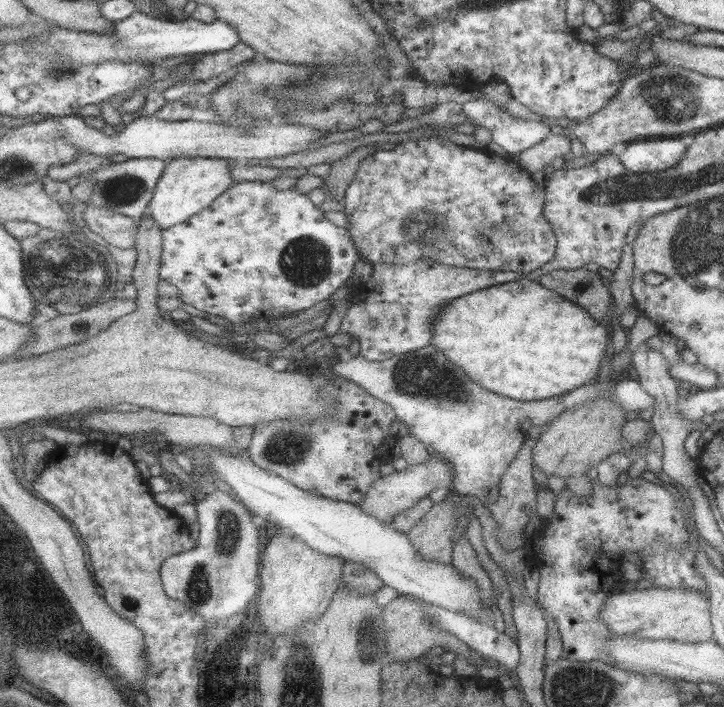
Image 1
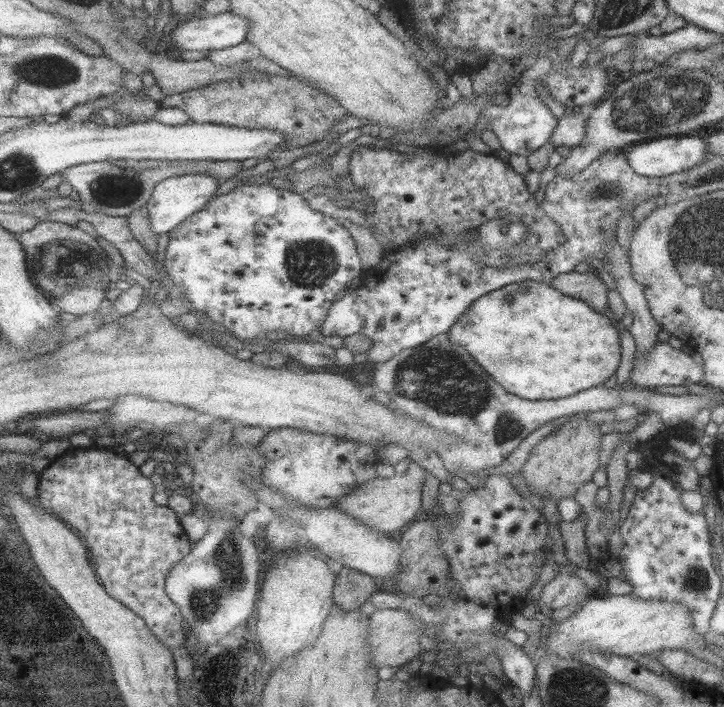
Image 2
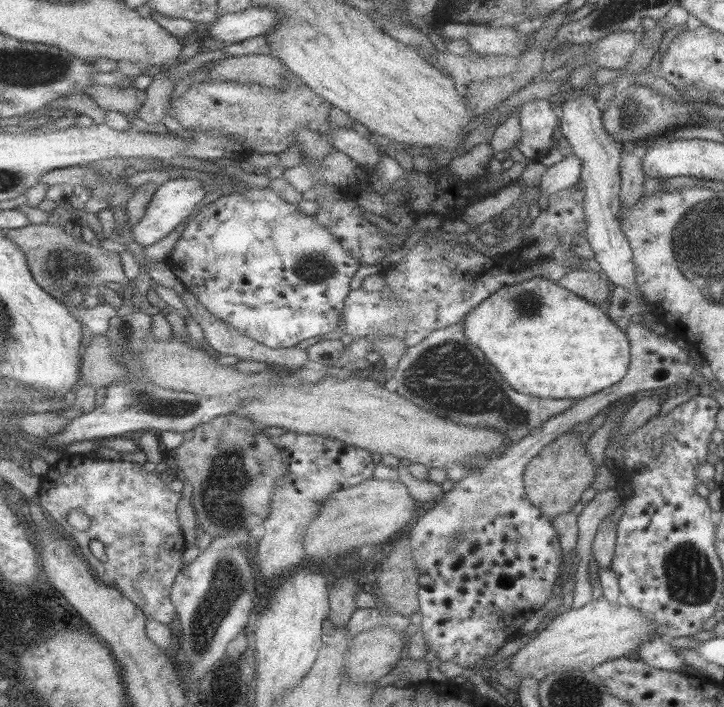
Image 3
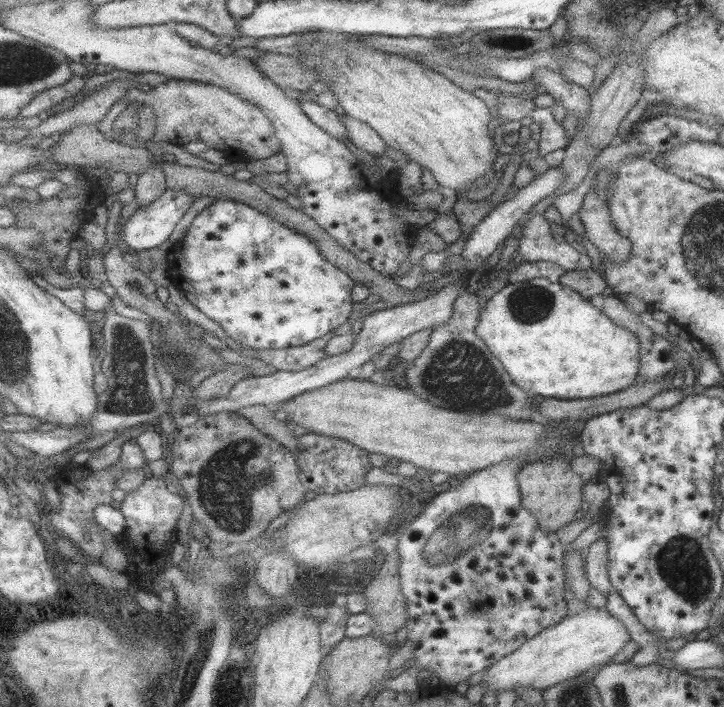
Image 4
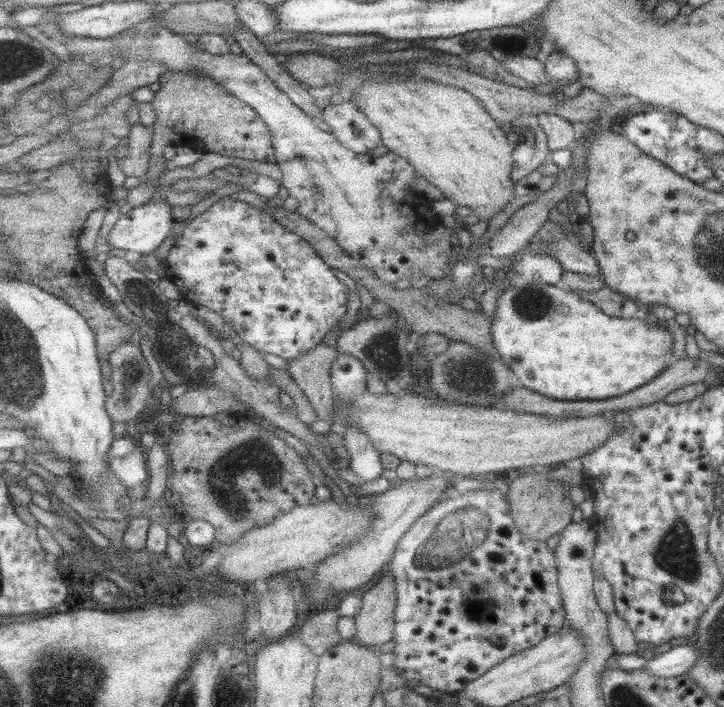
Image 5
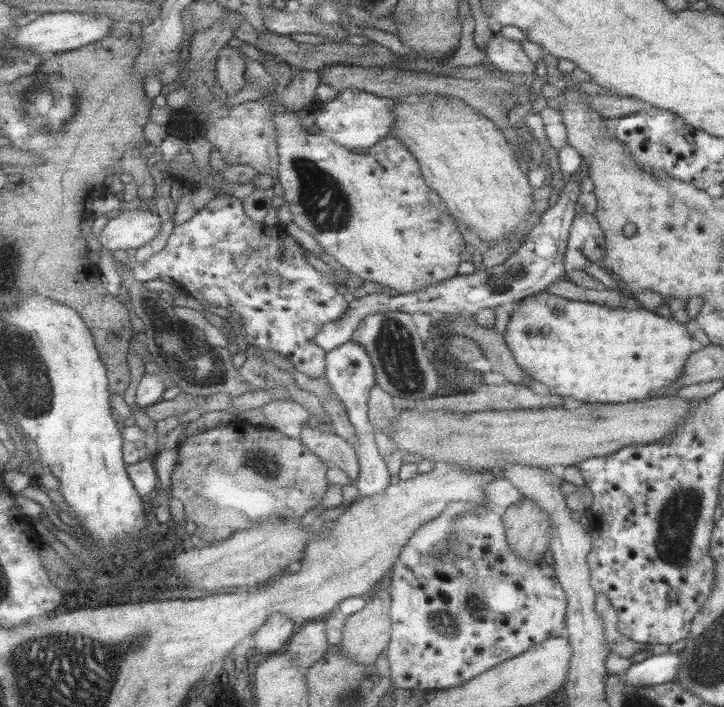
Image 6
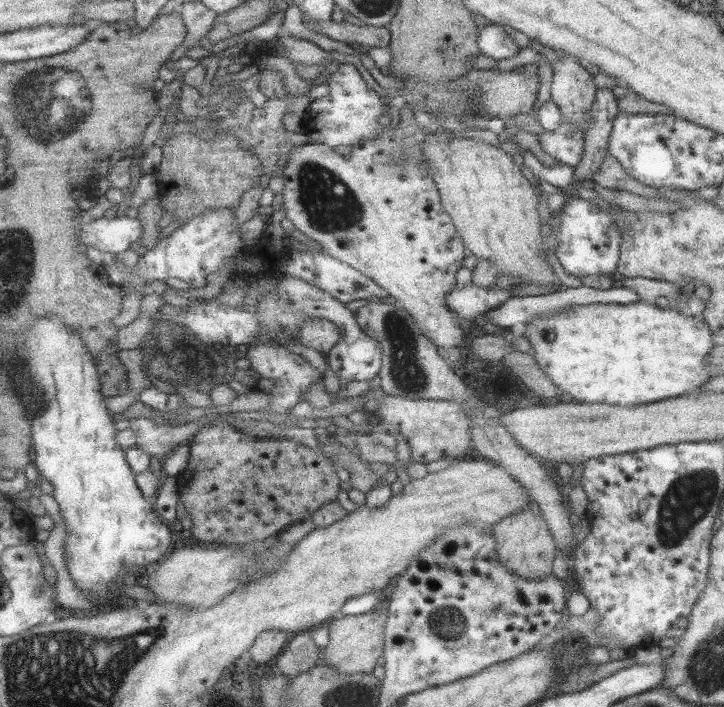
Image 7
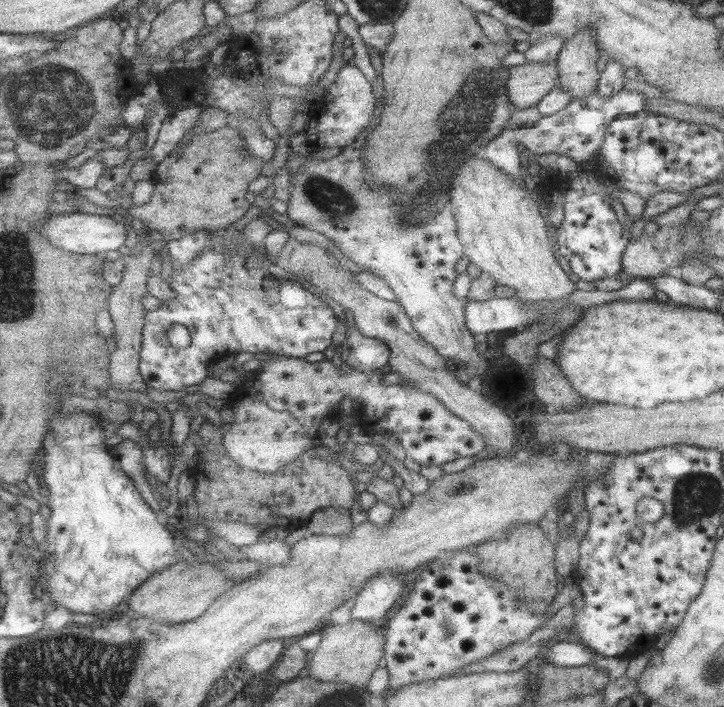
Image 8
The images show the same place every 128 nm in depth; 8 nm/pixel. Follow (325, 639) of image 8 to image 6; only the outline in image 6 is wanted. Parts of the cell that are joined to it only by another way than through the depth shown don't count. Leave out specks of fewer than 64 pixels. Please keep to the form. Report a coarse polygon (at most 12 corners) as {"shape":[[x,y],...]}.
{"shape":[[378,588],[345,620],[338,648],[376,664],[393,630],[392,594]]}

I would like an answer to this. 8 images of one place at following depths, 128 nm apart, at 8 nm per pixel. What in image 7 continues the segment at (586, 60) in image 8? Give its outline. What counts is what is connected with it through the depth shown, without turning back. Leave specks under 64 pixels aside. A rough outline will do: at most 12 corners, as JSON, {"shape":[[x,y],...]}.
{"shape":[[573,57],[551,64],[550,101],[567,125],[594,101],[592,75]]}

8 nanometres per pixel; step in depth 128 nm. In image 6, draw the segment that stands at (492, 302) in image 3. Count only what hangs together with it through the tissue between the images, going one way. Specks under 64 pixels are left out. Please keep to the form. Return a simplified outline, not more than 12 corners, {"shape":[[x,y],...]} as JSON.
{"shape":[[547,292],[501,335],[550,394],[626,403],[679,379],[691,334],[640,303]]}

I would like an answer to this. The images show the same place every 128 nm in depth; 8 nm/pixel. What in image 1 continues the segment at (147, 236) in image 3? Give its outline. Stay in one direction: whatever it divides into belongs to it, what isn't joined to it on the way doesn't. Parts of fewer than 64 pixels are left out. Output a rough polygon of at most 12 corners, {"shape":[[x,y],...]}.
{"shape":[[221,157],[171,159],[150,202],[163,230],[234,183]]}

